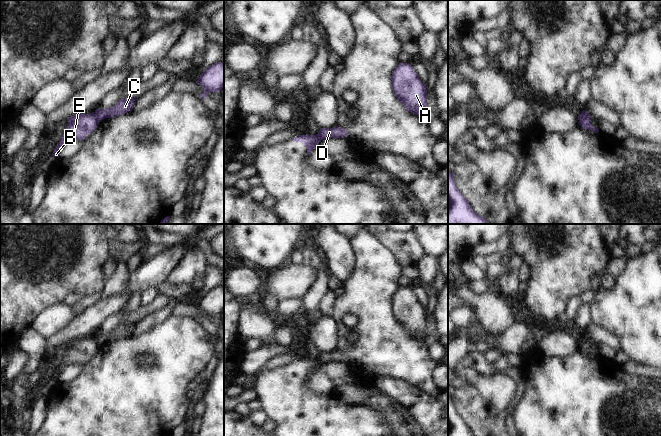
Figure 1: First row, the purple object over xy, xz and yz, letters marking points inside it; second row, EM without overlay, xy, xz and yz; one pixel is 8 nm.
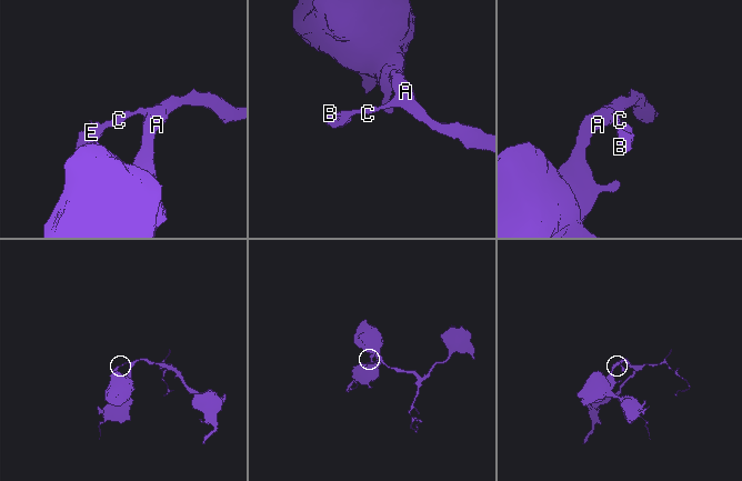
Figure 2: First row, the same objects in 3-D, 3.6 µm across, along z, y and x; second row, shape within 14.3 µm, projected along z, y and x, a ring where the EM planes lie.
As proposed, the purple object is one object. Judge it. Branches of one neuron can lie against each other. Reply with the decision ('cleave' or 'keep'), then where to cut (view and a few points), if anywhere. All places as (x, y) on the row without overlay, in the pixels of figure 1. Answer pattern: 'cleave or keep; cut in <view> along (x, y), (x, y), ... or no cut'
cleave; cut in xy along (93, 336), (94, 342), (98, 346)

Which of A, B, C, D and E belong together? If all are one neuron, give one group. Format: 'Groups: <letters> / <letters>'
Groups: A C D / B E

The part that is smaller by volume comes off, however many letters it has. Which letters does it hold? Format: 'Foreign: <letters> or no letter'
Foreign: B, E

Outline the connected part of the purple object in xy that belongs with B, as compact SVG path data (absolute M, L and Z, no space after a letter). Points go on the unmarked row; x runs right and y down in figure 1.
M94 336L90 338L75 338L67 343L67 351L56 372L53 374L53 382L60 380L59 375L64 367L72 364L83 365L85 361L90 359L99 348L99 346L95 343Z

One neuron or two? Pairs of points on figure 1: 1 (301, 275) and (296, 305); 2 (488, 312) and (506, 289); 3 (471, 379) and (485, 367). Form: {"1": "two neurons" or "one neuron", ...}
{"1": "two neurons", "2": "two neurons", "3": "two neurons"}

